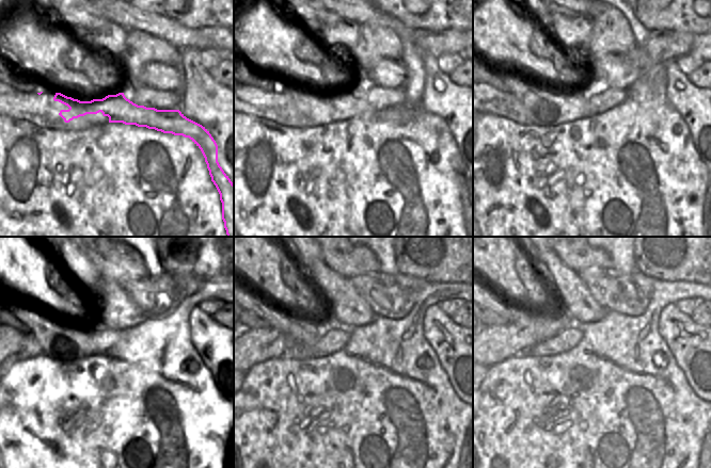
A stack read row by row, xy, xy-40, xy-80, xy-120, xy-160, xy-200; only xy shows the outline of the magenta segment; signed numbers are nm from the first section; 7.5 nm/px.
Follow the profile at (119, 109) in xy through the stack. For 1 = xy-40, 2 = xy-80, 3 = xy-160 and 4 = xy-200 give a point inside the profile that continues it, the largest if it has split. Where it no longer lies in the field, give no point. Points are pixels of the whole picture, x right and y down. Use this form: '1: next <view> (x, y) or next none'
1: next xy-40 (310, 105)
2: next xy-80 (553, 103)
3: next xy-160 (298, 331)
4: next xy-200 (511, 313)

